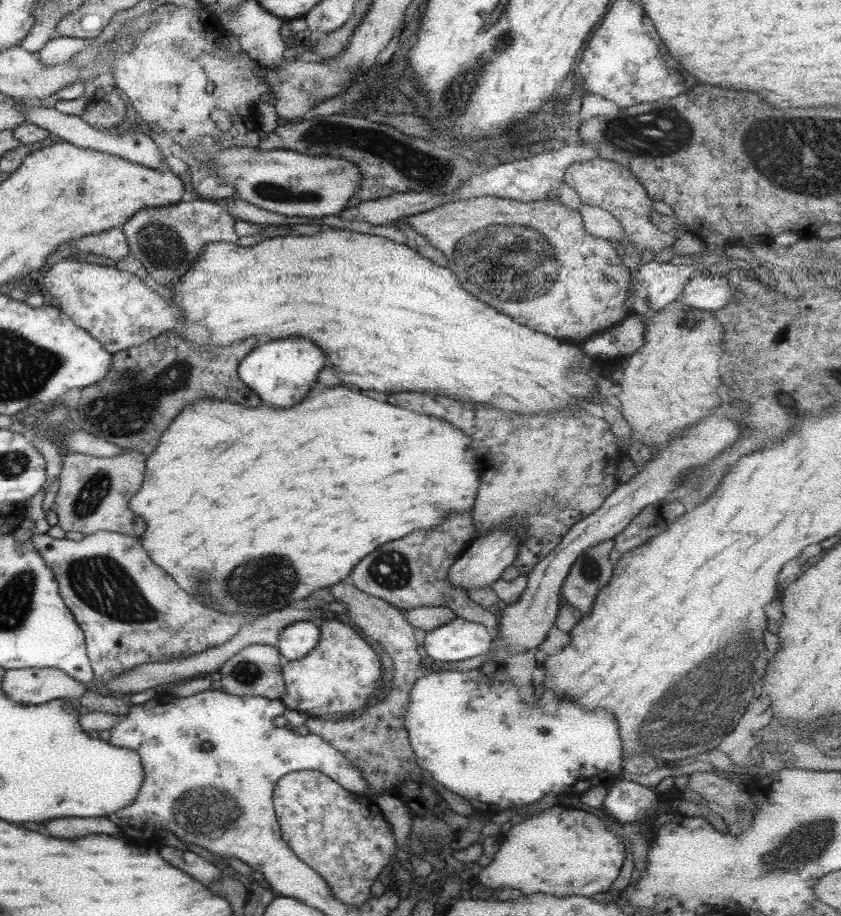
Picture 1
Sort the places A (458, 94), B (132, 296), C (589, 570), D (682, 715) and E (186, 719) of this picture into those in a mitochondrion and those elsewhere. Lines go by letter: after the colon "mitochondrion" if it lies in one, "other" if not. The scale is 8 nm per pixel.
A: mitochondrion
B: other
C: mitochondrion
D: mitochondrion
E: other

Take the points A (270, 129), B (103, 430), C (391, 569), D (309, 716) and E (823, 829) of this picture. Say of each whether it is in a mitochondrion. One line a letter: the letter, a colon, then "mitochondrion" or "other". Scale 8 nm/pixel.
A: other
B: mitochondrion
C: mitochondrion
D: other
E: mitochondrion

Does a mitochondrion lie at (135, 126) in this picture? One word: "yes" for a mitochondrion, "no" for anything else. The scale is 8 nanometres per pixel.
no

